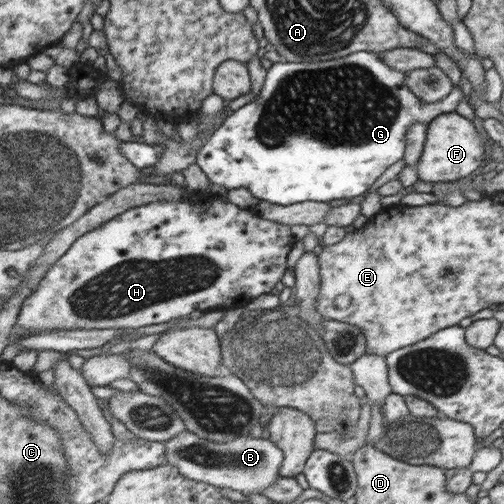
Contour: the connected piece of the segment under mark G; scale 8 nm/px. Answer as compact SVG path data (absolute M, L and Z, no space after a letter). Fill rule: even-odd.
M354 52L345 57L337 59L318 61L318 62L295 62L280 60L274 63L267 70L264 85L259 95L249 104L238 108L235 113L230 114L222 123L222 126L216 130L205 143L204 148L198 152L197 163L203 169L204 174L208 177L209 184L222 185L229 190L234 188L248 188L260 201L264 200L271 204L292 205L301 202L330 202L330 200L340 200L340 198L354 198L360 196L364 192L370 190L370 186L376 182L379 176L398 160L404 158L407 128L414 122L429 123L434 118L442 114L448 114L456 111L456 108L462 99L465 98L464 92L457 87L453 87L450 94L435 103L421 104L412 91L410 91L404 83L405 73L397 72L384 64L384 60L380 60L380 54L376 52Z

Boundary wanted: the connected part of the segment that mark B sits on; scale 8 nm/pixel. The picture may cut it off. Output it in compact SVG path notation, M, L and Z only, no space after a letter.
M188 430L180 432L174 438L164 442L166 448L165 464L176 466L179 472L192 480L208 483L215 487L226 487L238 492L251 492L262 494L262 489L272 485L276 479L280 479L280 468L283 461L283 452L271 441L261 438L259 432L255 436L232 437L230 442L212 442L194 434Z

